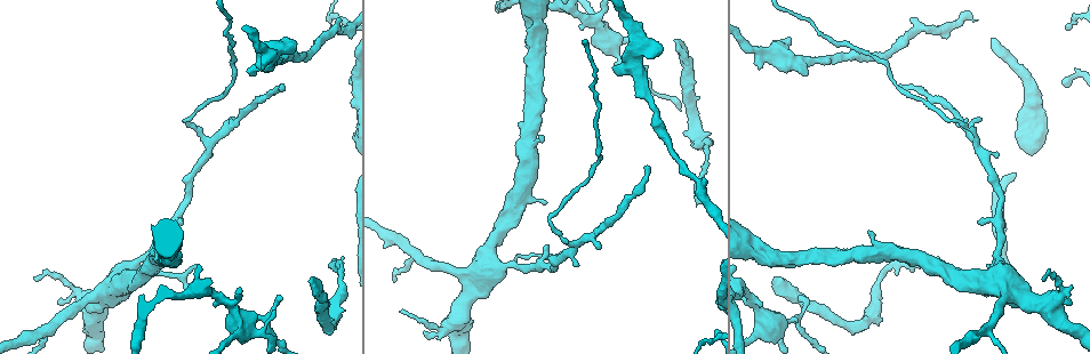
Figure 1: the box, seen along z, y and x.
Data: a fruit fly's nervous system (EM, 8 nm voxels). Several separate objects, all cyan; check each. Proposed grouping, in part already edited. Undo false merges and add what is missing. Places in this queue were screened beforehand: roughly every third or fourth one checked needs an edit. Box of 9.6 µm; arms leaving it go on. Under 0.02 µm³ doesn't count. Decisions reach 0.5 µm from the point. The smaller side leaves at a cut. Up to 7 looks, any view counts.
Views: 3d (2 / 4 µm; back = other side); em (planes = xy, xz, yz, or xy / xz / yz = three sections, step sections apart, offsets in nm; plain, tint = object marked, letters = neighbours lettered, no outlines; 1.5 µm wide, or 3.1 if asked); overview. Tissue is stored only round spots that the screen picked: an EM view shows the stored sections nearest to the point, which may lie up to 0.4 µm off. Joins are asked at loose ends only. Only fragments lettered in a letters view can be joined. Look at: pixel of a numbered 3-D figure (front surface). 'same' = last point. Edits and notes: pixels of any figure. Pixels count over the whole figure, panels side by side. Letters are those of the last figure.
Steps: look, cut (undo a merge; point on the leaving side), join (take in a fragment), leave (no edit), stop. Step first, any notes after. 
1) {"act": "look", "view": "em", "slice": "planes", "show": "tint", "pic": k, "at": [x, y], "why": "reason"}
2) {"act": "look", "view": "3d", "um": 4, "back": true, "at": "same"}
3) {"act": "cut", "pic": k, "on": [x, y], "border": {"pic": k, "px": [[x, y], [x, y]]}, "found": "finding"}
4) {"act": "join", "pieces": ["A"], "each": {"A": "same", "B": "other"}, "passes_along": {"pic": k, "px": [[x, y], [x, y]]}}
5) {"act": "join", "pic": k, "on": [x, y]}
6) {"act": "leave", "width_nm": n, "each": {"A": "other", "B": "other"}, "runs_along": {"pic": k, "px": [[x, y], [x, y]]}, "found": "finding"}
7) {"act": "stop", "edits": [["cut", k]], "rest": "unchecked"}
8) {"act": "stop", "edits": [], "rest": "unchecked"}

{"act": "look", "view": "em", "slice": "planes", "show": "letters", "pic": 1, "at": [647, 164], "why": "thin end"}

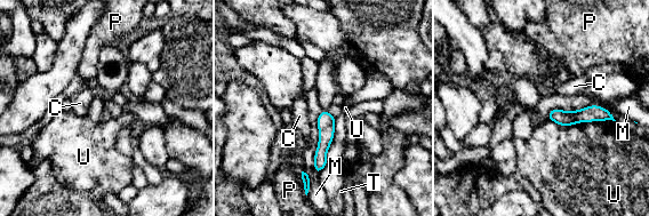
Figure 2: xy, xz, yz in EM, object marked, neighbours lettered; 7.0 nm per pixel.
{"act": "leave", "each": {"C": "other", "M": "other", "P": "other", "T": "other", "U": "other"}, "runs_along": {"pic": 2, "px": [[551, 114], [609, 117]]}, "found": "no lettered fragment goes on from it"}

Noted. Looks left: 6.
{"act": "look", "view": "em", "slice": "planes", "show": "letters", "pic": 1, "at": [774, 284]}

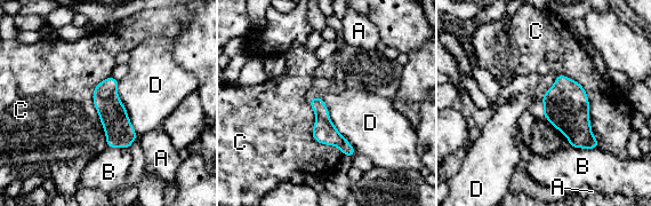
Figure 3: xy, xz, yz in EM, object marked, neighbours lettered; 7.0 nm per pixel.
{"act": "leave", "each": {"A": "other", "B": "other", "C": "other", "D": "other"}, "runs_along": {"pic": 3, "px": [[313, 101], [323, 125], [351, 152]]}, "found": "none of them fits"}

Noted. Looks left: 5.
{"act": "look", "view": "em", "um": 3.1, "slice": "planes", "show": "letters", "pic": 1, "at": [1004, 295]}

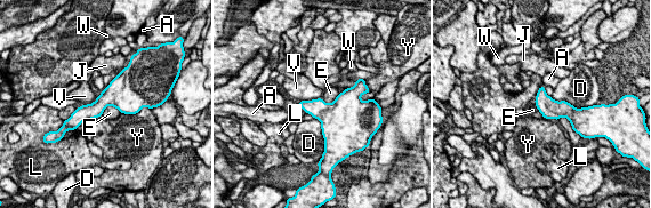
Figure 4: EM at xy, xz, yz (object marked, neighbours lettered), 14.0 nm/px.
{"act": "leave", "each": {"A": "other", "D": "other", "E": "other", "J": "other", "L": "other", "V": "other", "W": "other", "Y": "other"}, "border": {"pic": 4, "px": [[120, 112], [107, 106], [102, 116]]}, "found": "one neuron here"}

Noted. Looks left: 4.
{"act": "stop", "edits": [], "rest": "unchecked"}

